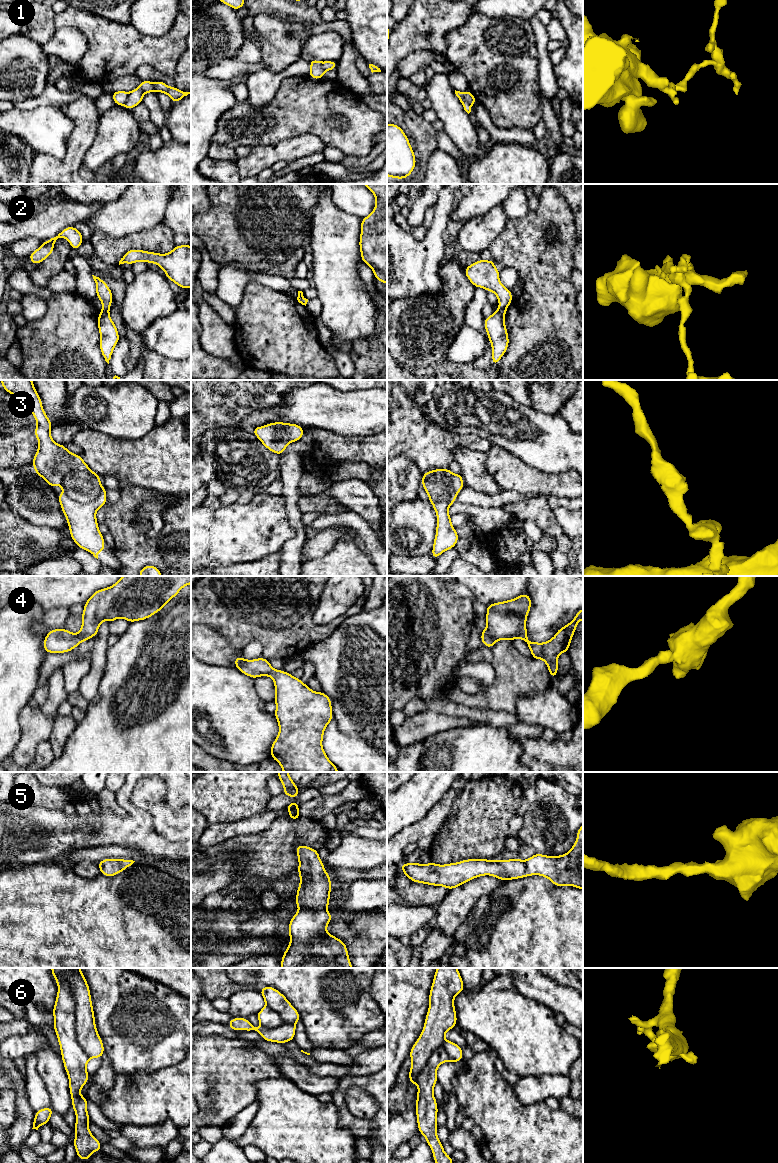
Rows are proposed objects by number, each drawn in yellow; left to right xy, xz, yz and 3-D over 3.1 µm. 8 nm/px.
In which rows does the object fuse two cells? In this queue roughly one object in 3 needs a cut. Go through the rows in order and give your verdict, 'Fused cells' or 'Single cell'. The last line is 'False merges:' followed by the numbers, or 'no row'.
1: Fused cells
2: Fused cells
3: Single cell
4: Single cell
5: Single cell
6: Fused cells
False merges: 1, 2, 6

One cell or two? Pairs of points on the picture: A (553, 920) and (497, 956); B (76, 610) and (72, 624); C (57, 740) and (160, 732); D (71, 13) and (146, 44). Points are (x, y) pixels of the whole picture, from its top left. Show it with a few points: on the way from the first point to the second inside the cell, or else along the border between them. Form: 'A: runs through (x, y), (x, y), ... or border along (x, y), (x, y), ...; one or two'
A: runs through (539, 929), (531, 929), (511, 949); one
B: runs through (75, 613), (74, 621); one
C: border along (78, 722), (68, 737), (63, 752), (55, 757); two
D: runs through (90, 24), (112, 44), (127, 44); one

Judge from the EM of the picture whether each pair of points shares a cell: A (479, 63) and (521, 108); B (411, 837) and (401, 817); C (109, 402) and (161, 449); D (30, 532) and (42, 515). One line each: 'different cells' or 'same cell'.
A: same cell
B: different cells
C: different cells
D: different cells

